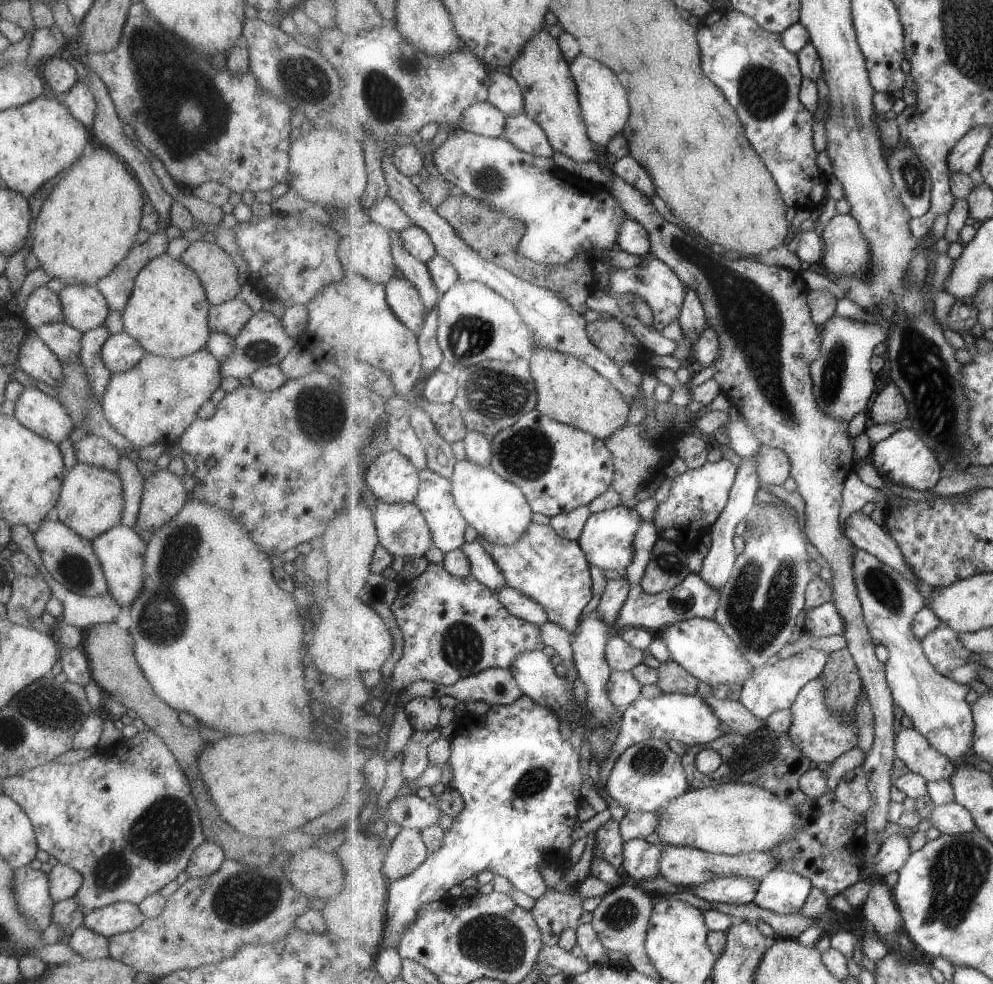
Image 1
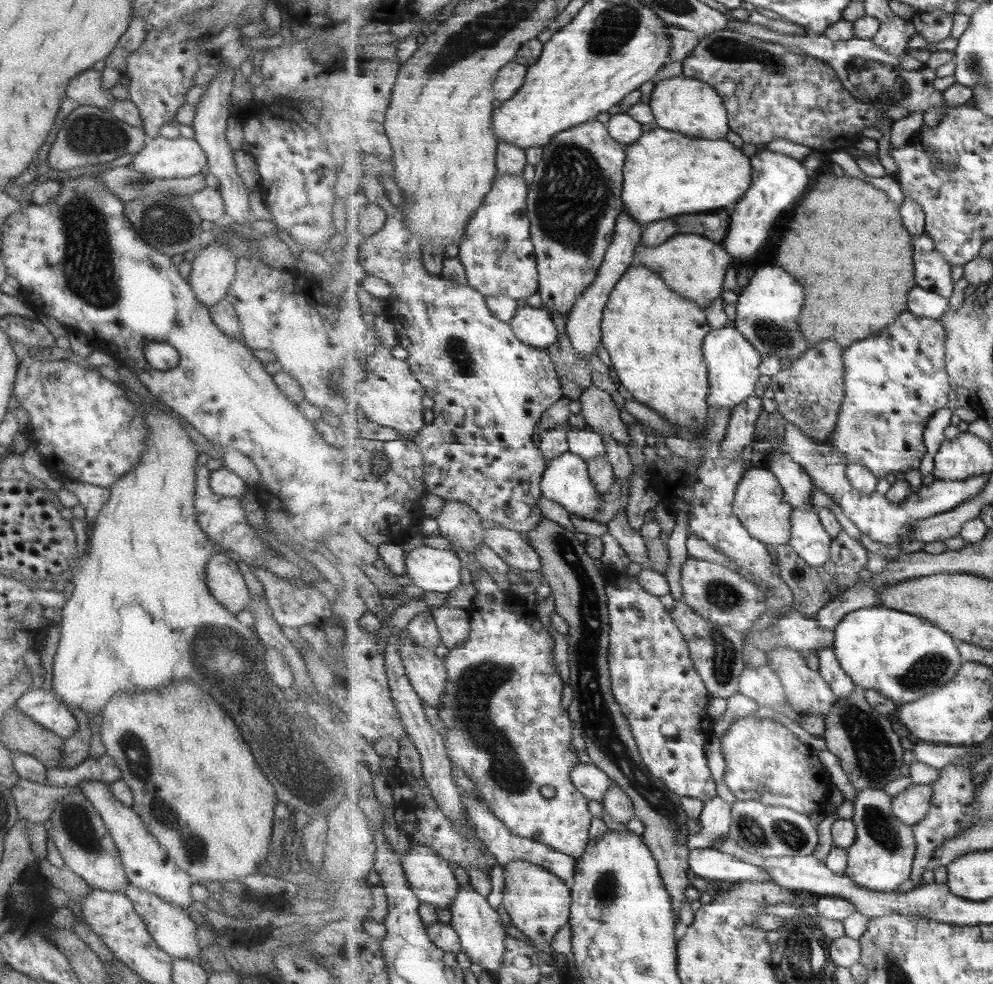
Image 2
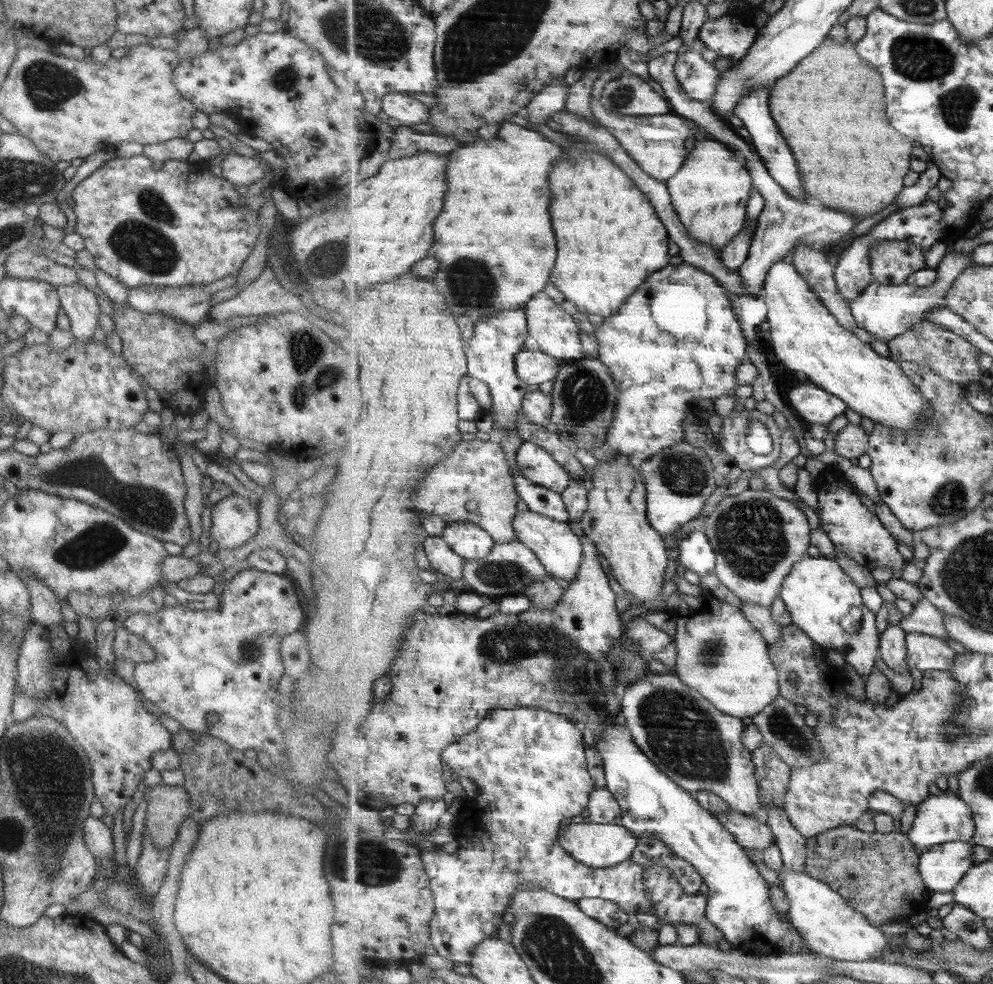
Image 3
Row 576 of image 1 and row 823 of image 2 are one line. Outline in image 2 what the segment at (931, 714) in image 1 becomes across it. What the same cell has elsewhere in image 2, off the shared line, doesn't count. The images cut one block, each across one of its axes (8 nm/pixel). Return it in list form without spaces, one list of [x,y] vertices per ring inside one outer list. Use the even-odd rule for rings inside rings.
[[[868,789],[859,793],[853,802],[854,815],[851,819],[856,824],[858,837],[856,838],[855,844],[848,848],[849,860],[846,875],[869,890],[879,892],[893,892],[893,890],[897,890],[903,882],[907,882],[910,879],[914,867],[914,860],[918,853],[918,842],[915,838],[914,826],[904,823],[894,813],[893,798],[885,790]]]

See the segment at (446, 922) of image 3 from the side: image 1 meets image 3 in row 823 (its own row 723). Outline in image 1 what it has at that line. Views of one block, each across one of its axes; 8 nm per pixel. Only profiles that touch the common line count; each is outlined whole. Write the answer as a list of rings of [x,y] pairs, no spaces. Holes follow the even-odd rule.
[[[525,694],[520,696],[519,700],[513,704],[508,704],[507,706],[495,705],[490,707],[485,714],[477,716],[465,714],[458,721],[455,734],[451,738],[451,758],[447,760],[445,765],[451,772],[452,781],[450,786],[460,793],[464,805],[459,814],[452,818],[453,822],[451,827],[447,828],[447,831],[445,831],[445,838],[443,838],[441,848],[435,850],[435,852],[429,851],[427,860],[425,860],[413,874],[409,874],[409,876],[405,876],[405,878],[400,878],[390,883],[387,901],[386,932],[385,936],[383,936],[383,944],[381,944],[381,953],[383,951],[387,952],[387,950],[391,950],[391,948],[398,950],[399,946],[401,946],[403,936],[407,934],[407,928],[411,928],[411,924],[415,922],[419,910],[423,908],[423,904],[440,901],[443,897],[448,896],[448,892],[454,886],[461,884],[461,882],[467,878],[472,878],[480,872],[483,872],[483,870],[489,870],[495,875],[506,877],[516,889],[524,892],[534,900],[545,896],[548,886],[545,880],[543,880],[539,868],[541,868],[543,862],[552,862],[557,859],[564,861],[568,859],[569,848],[574,844],[571,834],[573,834],[575,826],[579,826],[582,822],[579,820],[579,808],[581,808],[581,804],[584,802],[582,798],[583,794],[581,794],[581,784],[583,784],[583,764],[581,764],[581,756],[579,756],[579,752],[575,750],[575,746],[571,744],[571,740],[565,738],[566,733],[561,730],[561,726],[563,726],[563,722],[561,722],[561,718],[559,718],[558,714],[555,714],[555,712],[553,712],[551,708],[547,708],[547,706],[537,704],[531,696]]]

